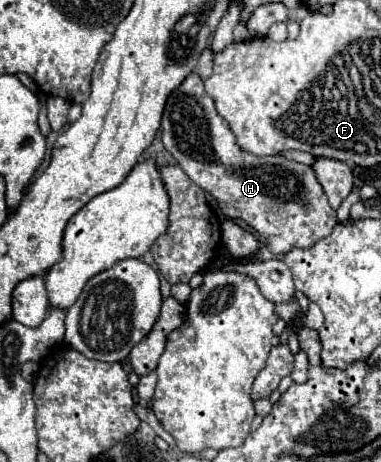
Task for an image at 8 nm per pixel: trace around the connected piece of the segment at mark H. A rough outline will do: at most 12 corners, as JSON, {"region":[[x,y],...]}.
{"region":[[203,80],[171,92],[163,146],[273,254],[337,214],[313,168],[237,144]]}

